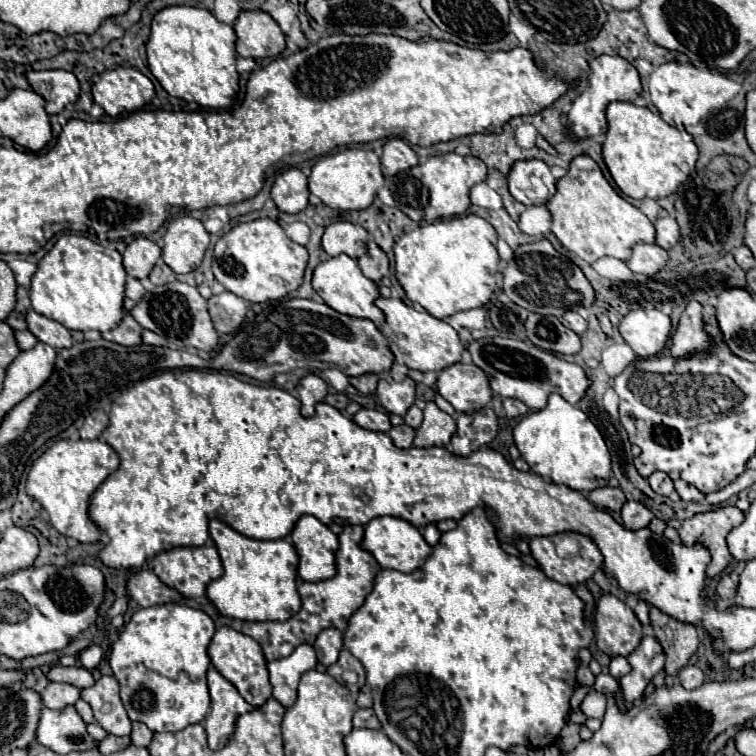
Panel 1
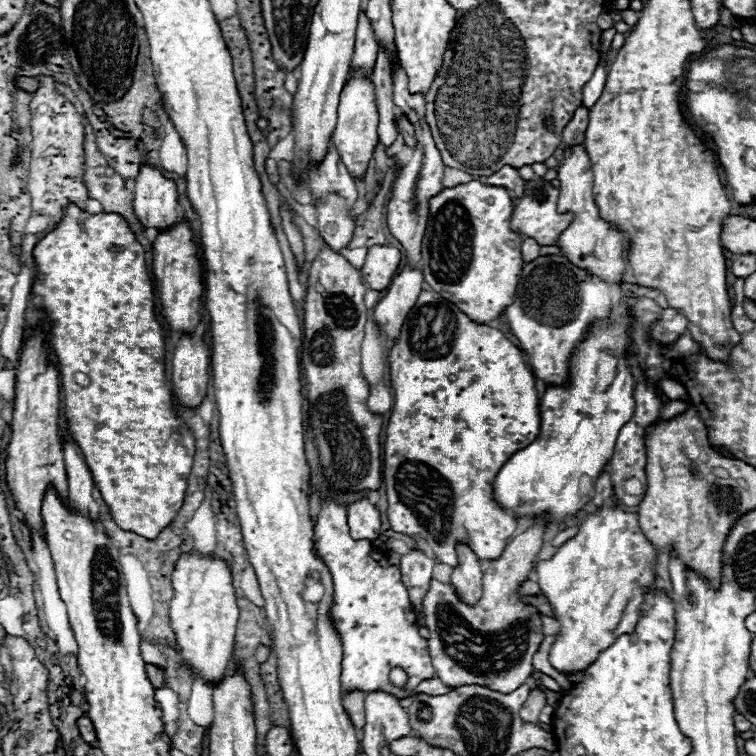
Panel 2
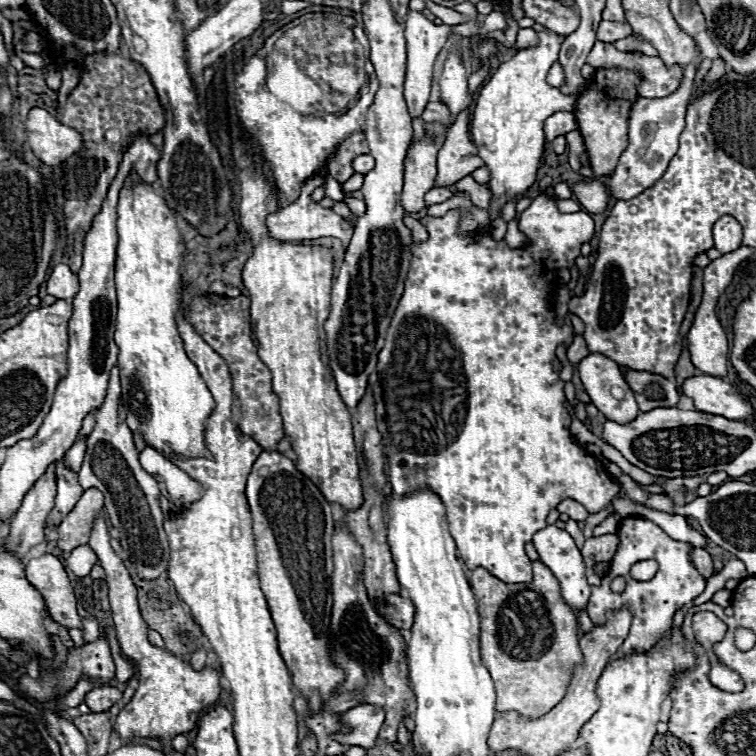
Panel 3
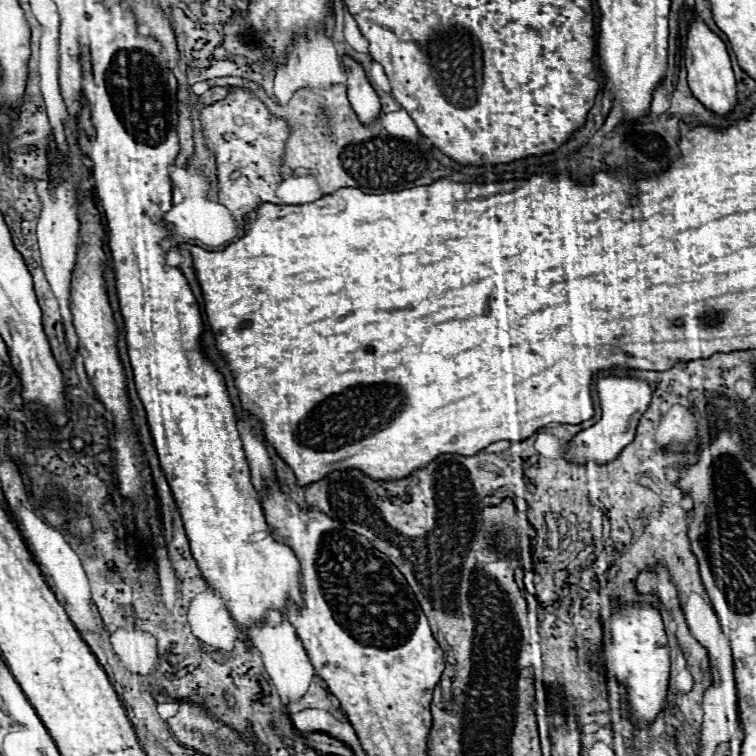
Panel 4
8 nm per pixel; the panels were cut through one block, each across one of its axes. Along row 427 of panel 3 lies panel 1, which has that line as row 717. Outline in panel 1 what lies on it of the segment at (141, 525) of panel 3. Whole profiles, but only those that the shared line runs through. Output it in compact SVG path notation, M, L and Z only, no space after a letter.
M102 676L94 686L82 690L82 698L90 704L96 722L114 736L128 736L132 722L118 696L118 682L114 676Z

